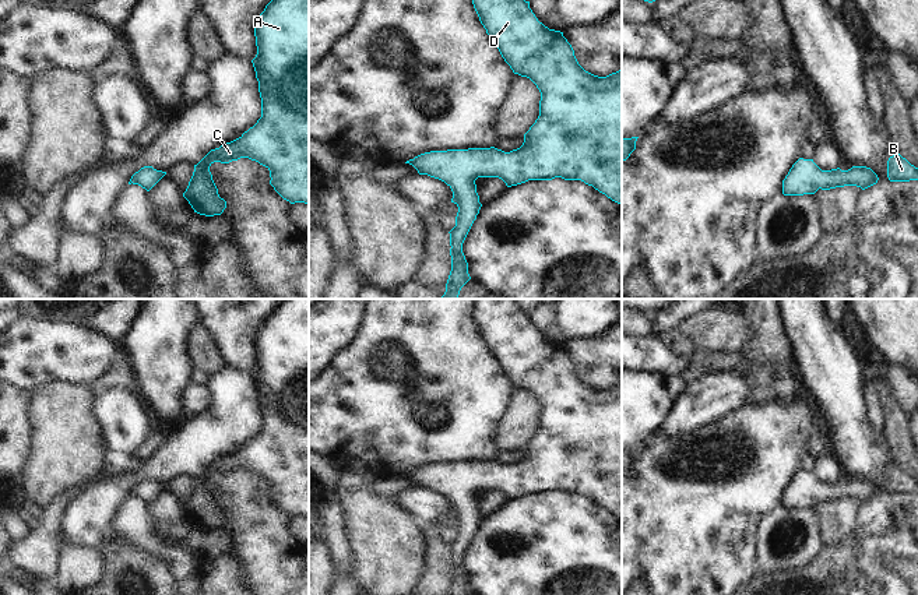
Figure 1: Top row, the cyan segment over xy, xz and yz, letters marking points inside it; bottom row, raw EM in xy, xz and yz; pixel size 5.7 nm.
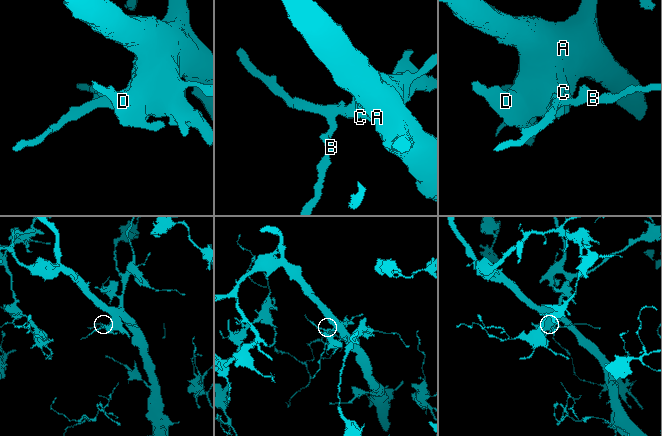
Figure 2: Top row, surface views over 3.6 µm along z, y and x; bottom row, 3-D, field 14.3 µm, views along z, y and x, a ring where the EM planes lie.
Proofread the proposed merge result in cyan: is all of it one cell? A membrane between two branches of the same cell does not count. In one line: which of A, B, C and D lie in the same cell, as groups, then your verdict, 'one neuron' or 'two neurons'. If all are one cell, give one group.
groups A B C D; one neuron

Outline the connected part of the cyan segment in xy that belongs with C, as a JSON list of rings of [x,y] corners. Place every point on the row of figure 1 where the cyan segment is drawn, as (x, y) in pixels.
[[[271,0],[254,25],[257,54],[252,60],[261,98],[261,117],[239,138],[211,149],[197,165],[183,197],[194,212],[205,216],[221,215],[226,201],[219,197],[210,166],[229,163],[240,158],[258,162],[270,170],[270,184],[291,204],[309,204],[309,0]]]

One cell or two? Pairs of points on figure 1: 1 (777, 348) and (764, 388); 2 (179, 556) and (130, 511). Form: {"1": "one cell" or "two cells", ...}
{"1": "one cell", "2": "one cell"}

